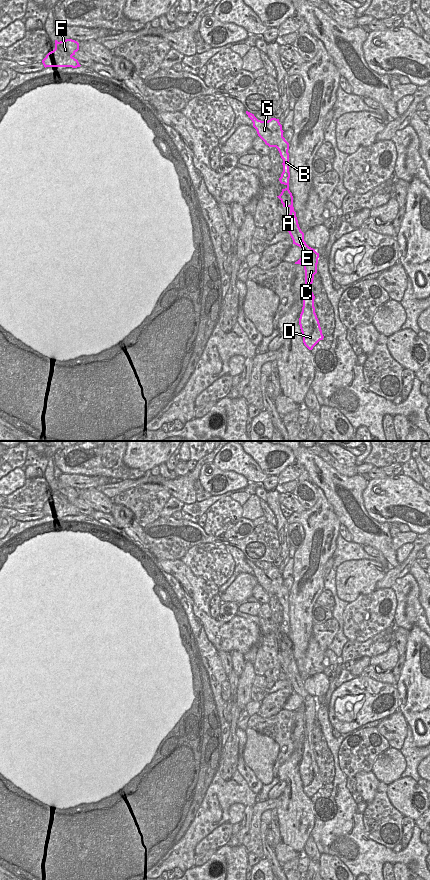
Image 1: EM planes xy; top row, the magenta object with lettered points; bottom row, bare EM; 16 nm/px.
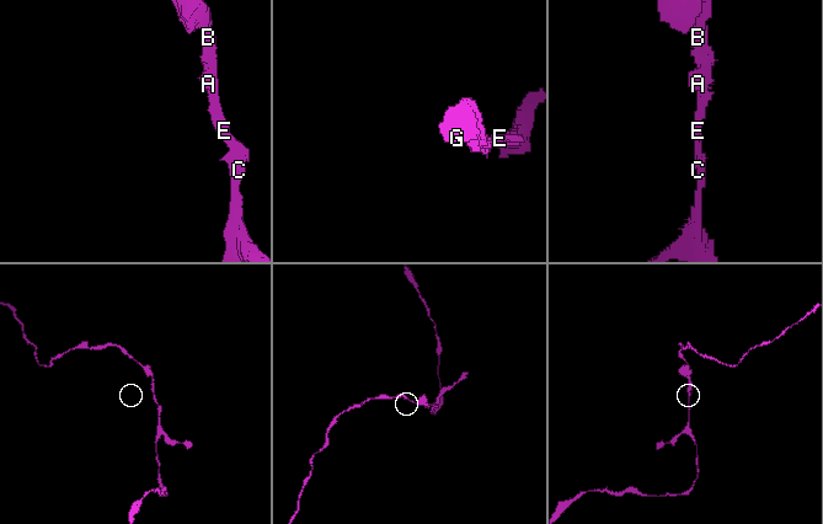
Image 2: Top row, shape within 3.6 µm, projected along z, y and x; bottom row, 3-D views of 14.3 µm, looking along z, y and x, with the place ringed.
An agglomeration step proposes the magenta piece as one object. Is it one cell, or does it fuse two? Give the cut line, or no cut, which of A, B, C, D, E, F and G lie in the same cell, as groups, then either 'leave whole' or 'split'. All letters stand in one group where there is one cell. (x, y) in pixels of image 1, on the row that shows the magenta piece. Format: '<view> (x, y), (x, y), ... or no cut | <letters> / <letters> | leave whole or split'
no cut | A B C D E F G | leave whole

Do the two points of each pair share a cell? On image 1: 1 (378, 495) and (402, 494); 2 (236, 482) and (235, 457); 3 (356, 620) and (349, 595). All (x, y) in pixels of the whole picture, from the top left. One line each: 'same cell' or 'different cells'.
1: same cell
2: different cells
3: different cells

